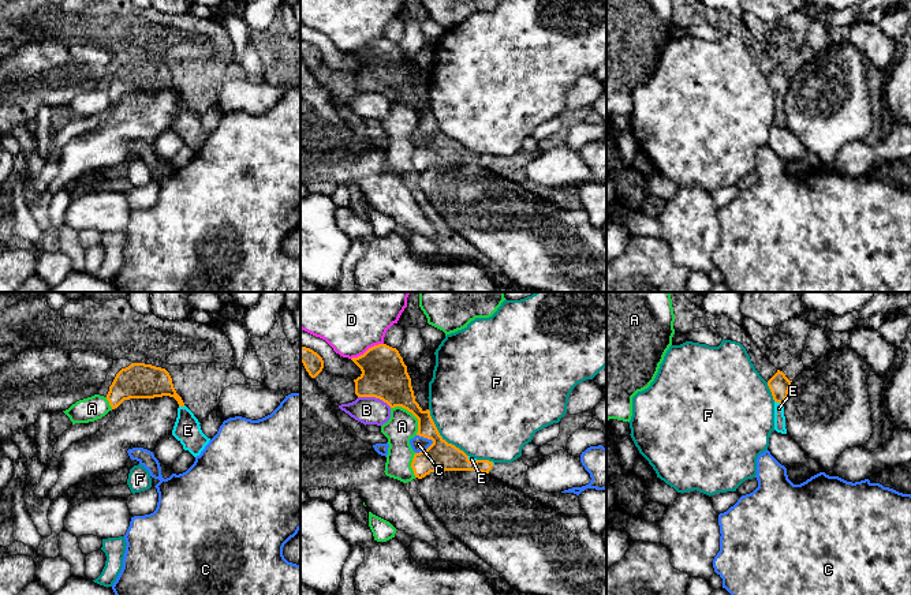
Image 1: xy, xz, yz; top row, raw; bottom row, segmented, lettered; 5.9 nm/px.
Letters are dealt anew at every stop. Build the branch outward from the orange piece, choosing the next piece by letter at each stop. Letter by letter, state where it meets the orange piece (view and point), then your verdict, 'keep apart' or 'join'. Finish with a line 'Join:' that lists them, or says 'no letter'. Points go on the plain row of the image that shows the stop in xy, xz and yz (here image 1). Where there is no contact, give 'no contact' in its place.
A: contact xz (411, 107); keep apart
B: contact xz (374, 90); keep apart
C: contact xz (425, 145); keep apart
D: contact xz (368, 44); keep apart
E: contact yz (779, 96); join
F: contact xz (440, 130); keep apart
Join: E

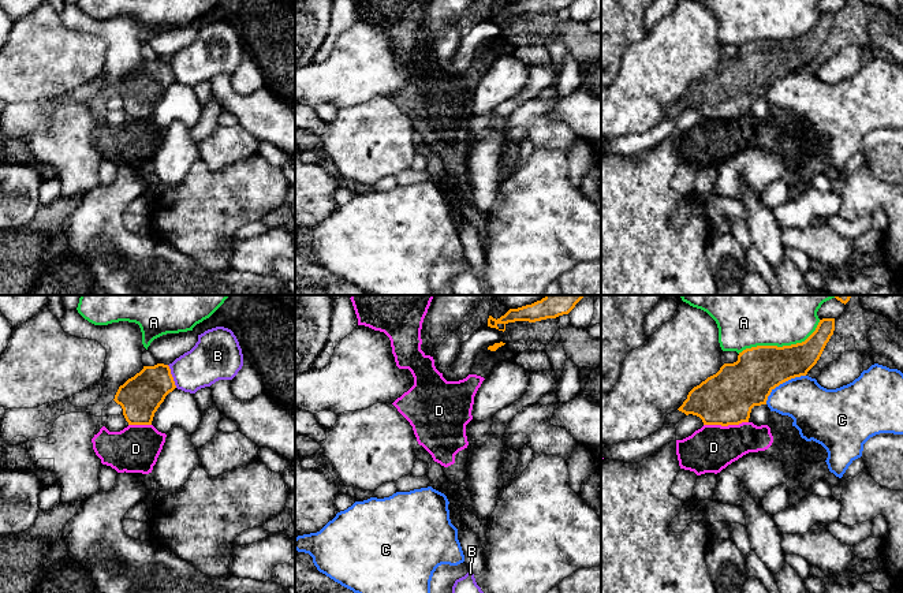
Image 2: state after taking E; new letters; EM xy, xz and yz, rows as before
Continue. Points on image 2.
A: contact yz (780, 41); keep apart
B: contact xy (171, 70); keep apart
C: contact yz (782, 77); keep apart
D: contact yz (726, 119); keep apart
Join: no letter

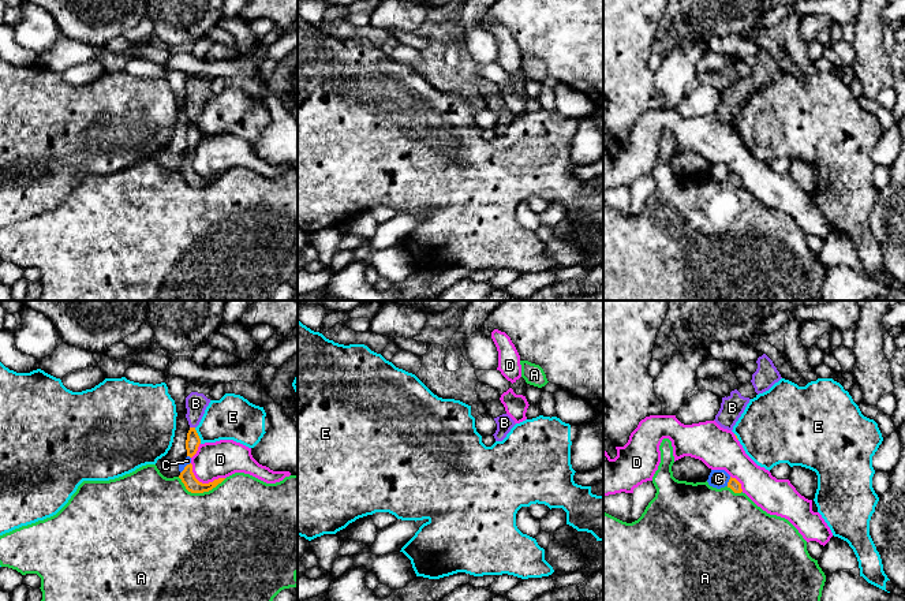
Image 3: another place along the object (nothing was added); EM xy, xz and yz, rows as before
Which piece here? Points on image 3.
A: contact xy (201, 186); keep apart
B: contact xy (193, 122); keep apart
C: contact yz (729, 175); keep apart
D: contact xy (204, 178); keep apart
E: contact xy (198, 130); keep apart
Join: no letter

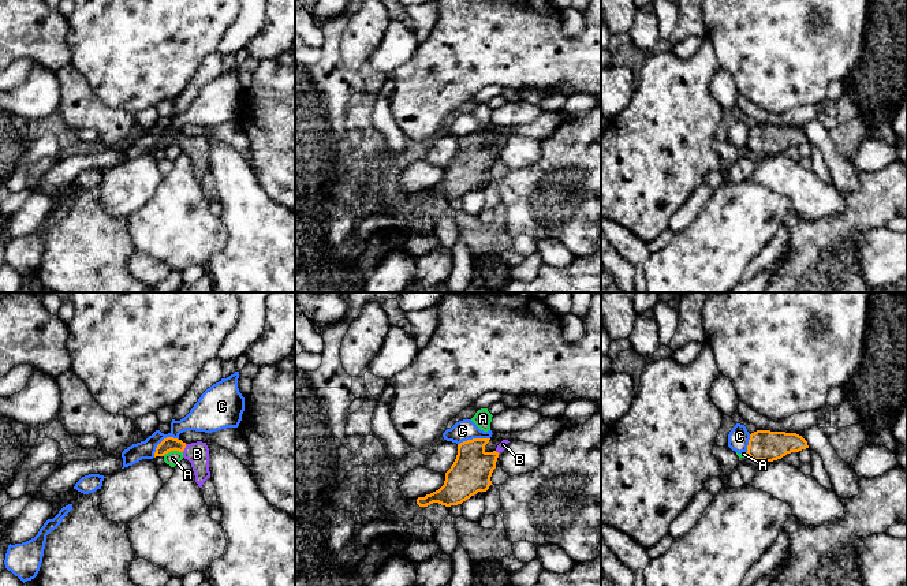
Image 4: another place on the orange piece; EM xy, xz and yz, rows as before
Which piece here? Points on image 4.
A: contact xy (172, 144); keep apart
B: contact xy (185, 141); join
C: contact xy (161, 135); keep apart
Join: B

